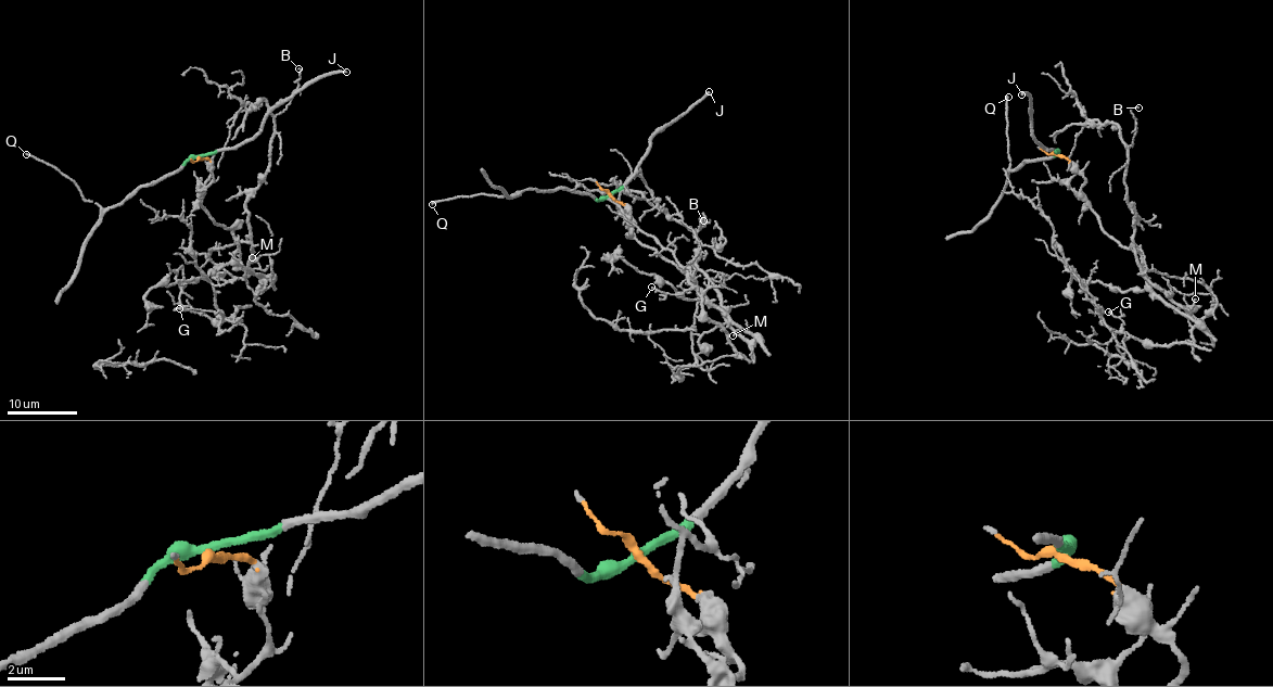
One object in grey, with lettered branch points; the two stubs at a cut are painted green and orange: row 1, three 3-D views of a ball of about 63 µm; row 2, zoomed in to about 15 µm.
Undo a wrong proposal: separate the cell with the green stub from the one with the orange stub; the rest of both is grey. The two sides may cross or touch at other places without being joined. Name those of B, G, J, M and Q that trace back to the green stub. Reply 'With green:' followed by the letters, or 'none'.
With green: J, Q

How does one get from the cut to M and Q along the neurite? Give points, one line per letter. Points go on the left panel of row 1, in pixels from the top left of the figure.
M: (199, 157), (211, 172), (202, 206), (233, 229), (234, 259), (258, 268), (253, 257)
Q: (199, 157), (185, 161), (178, 169), (141, 185), (116, 205), (102, 210), (89, 202), (71, 179), (26, 153)

